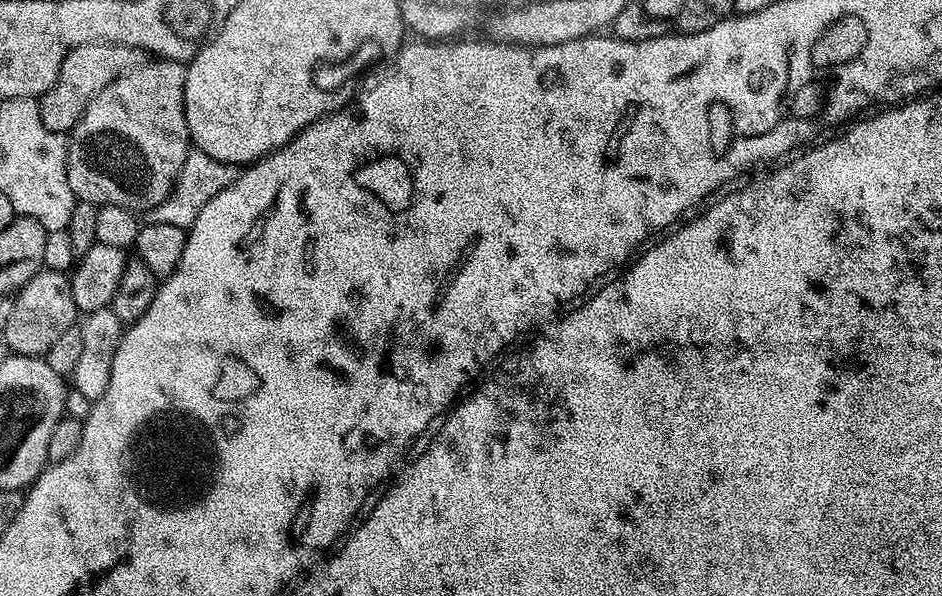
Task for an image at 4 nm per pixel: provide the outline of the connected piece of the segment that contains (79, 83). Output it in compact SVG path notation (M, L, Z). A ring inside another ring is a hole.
M87 44L70 50L58 70L54 86L50 86L45 96L39 97L42 126L46 126L46 130L71 133L78 118L82 118L86 106L90 106L90 102L98 98L98 94L102 94L106 86L110 86L110 82L122 78L130 70L139 68L141 63L140 49L121 44Z

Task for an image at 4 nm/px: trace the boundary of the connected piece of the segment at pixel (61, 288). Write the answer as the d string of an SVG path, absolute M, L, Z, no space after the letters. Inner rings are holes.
M44 268L15 293L14 310L10 318L6 318L6 326L2 329L2 343L6 345L9 353L18 356L47 357L50 346L54 346L54 342L58 342L58 337L66 334L66 330L70 330L77 323L76 316L78 320L78 309L72 297L71 279L65 273Z

